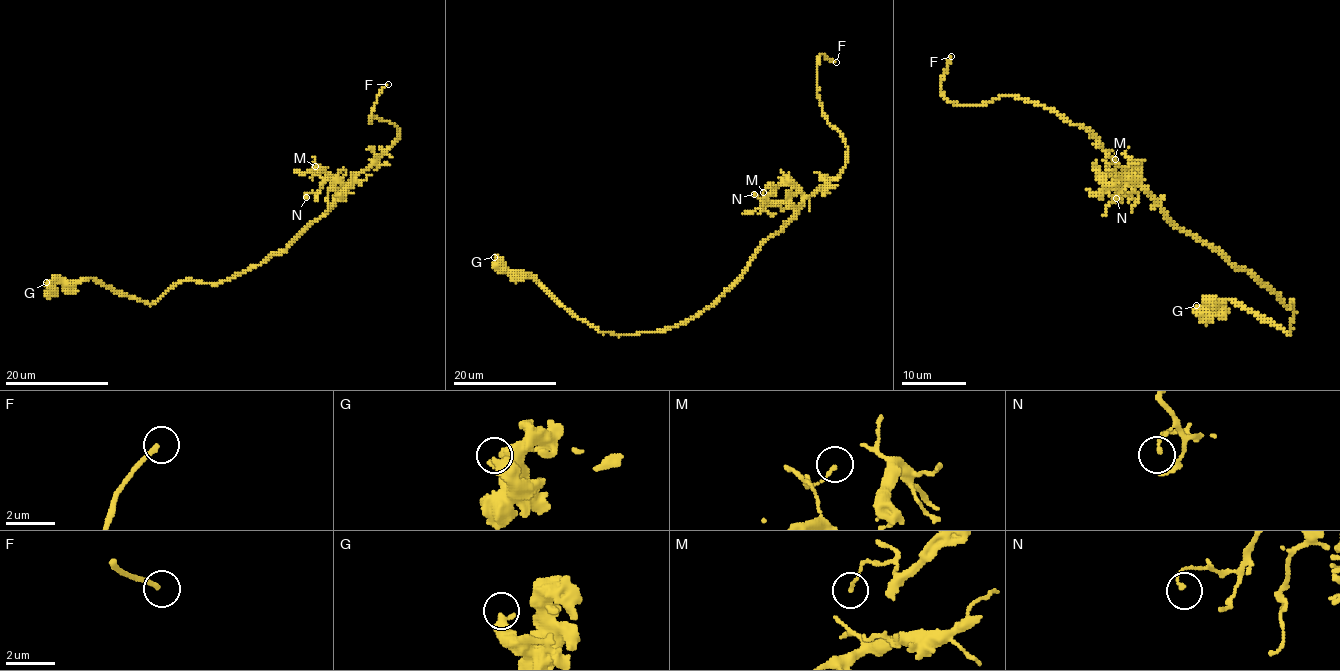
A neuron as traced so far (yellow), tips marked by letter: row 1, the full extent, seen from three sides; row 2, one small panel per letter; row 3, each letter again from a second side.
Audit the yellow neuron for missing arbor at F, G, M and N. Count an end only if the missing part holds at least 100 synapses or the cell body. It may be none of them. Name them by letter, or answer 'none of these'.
F

